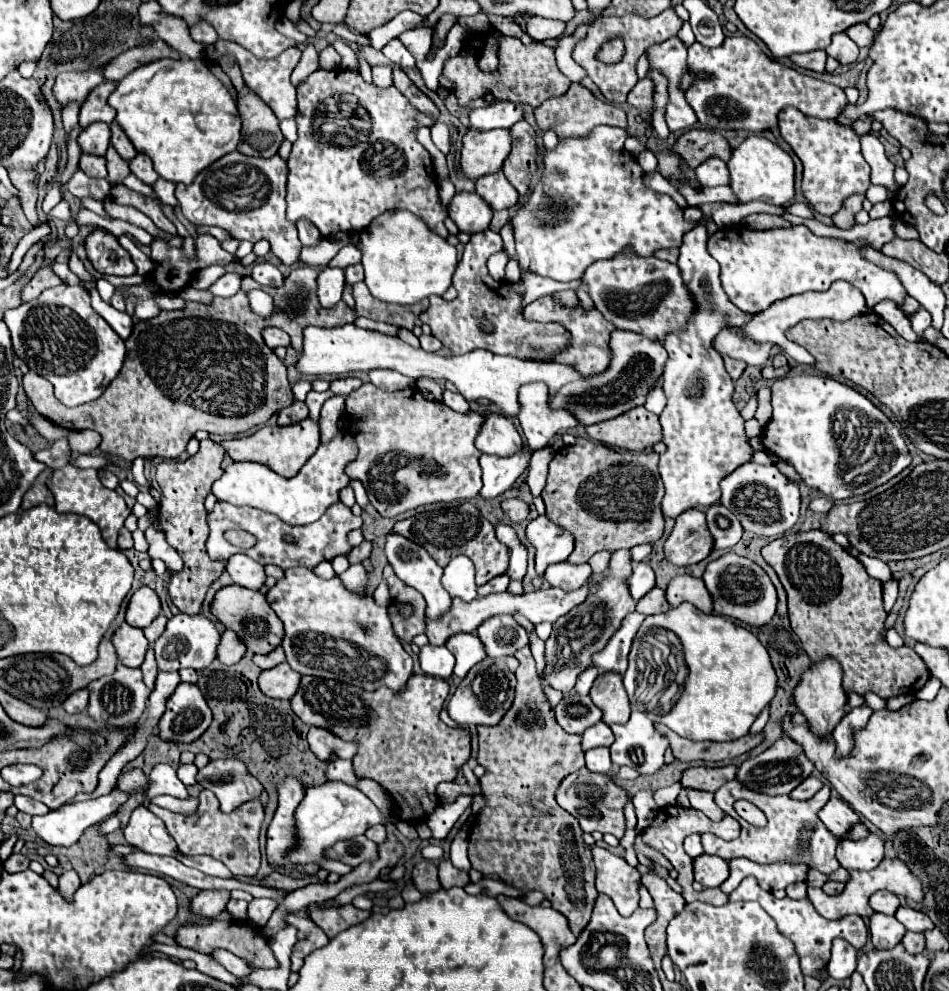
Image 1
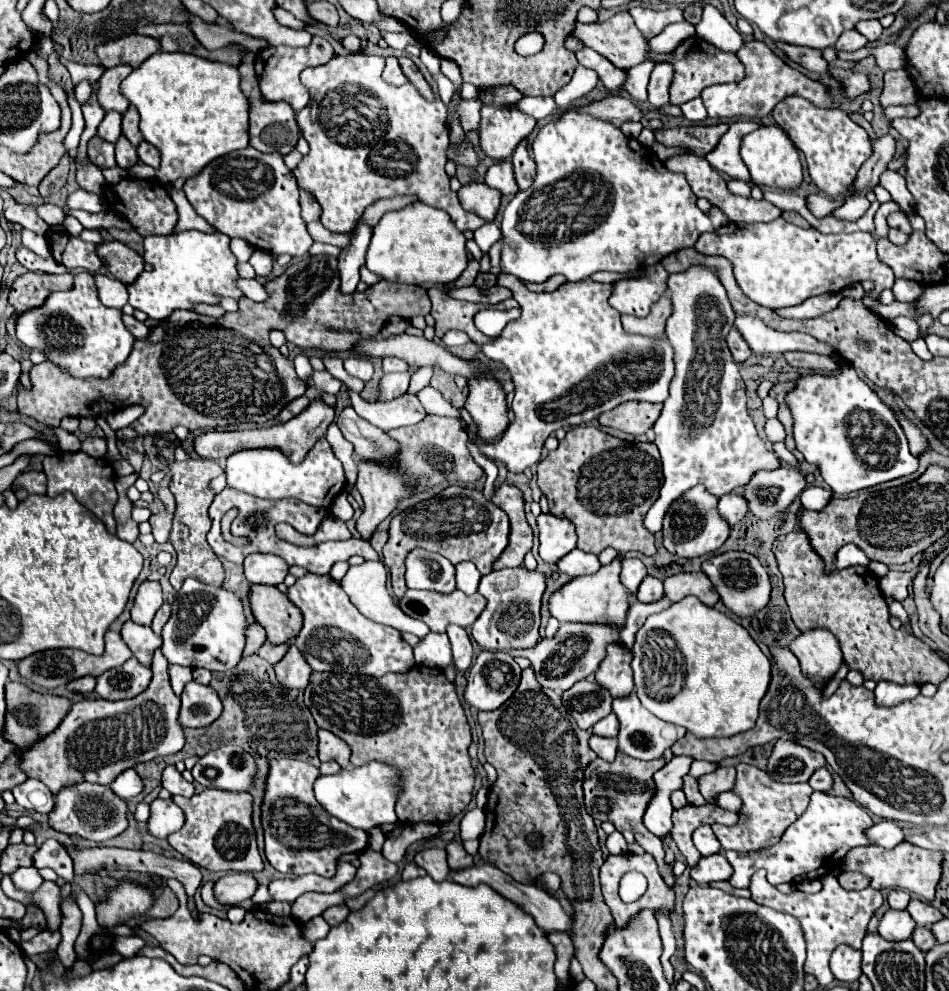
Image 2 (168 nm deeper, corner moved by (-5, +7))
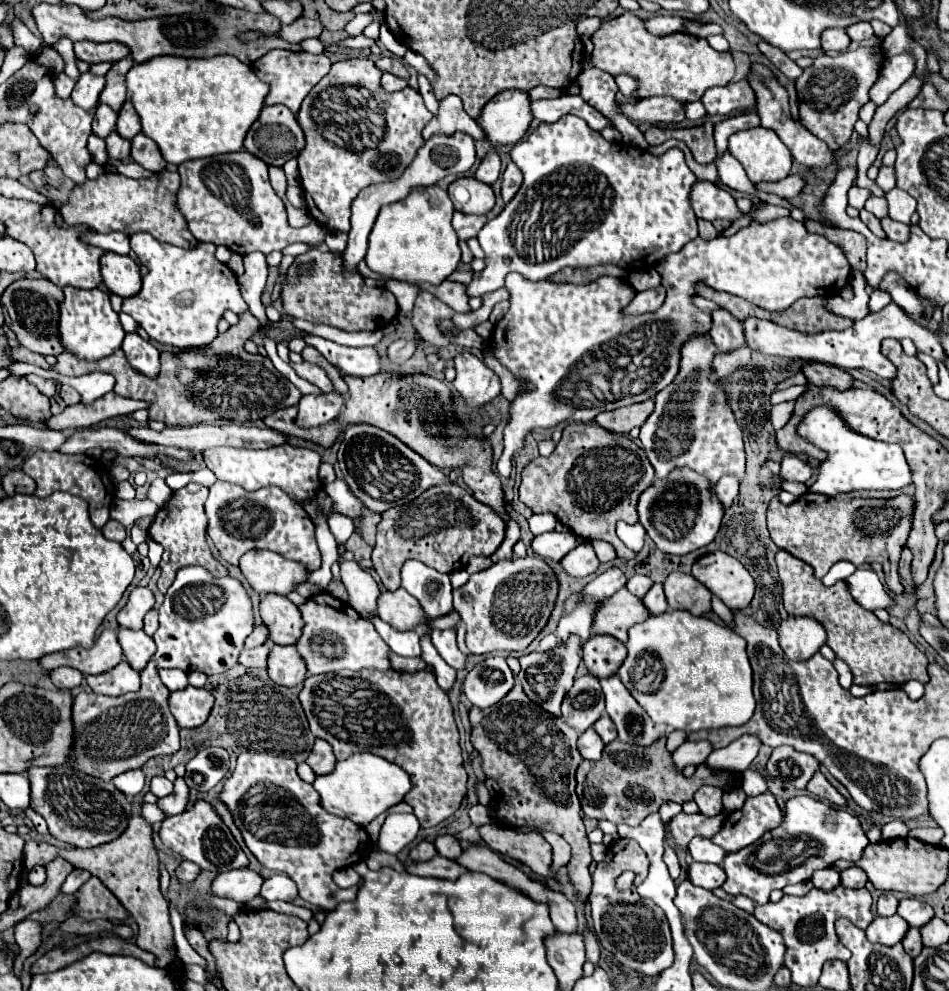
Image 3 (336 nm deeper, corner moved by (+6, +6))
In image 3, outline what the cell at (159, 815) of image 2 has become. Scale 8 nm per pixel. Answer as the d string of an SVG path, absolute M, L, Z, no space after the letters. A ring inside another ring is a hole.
M178 777L174 781L174 793L170 793L164 799L158 799L158 805L164 809L164 813L168 817L176 815L176 813L184 813L186 805L188 805L188 785L182 777Z

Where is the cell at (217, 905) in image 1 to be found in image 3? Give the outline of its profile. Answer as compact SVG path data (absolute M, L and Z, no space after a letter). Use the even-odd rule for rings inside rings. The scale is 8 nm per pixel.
M234 869L220 873L212 883L212 893L218 897L234 899L242 905L250 903L258 893L264 879L252 869Z

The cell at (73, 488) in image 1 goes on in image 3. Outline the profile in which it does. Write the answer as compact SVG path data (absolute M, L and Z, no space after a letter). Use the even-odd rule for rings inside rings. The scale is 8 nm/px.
M36 451L32 457L28 457L22 465L24 473L30 475L36 481L36 497L48 497L54 491L66 491L70 495L78 495L82 499L88 501L90 505L90 519L94 523L94 527L102 529L106 525L106 521L110 519L108 511L110 505L114 501L114 483L110 477L108 467L88 455L62 455L58 451Z

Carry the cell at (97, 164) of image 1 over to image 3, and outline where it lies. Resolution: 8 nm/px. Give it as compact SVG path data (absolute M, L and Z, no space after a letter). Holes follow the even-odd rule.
M90 135L90 137L88 137L88 151L92 153L94 163L106 165L108 153L106 153L106 143L104 143L104 139L100 139L100 137L96 137L96 135Z

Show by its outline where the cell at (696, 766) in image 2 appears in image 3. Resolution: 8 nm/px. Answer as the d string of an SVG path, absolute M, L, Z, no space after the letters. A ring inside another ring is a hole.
M744 735L736 741L732 741L724 749L712 751L712 755L706 759L710 767L716 769L732 769L732 771L746 771L752 763L752 759L758 755L762 741L756 735Z

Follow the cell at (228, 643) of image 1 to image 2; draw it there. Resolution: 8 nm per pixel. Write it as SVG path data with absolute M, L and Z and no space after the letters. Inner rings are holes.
M249 624L247 632L245 632L245 654L243 656L251 656L251 652L255 652L261 644L265 642L265 630L259 624Z

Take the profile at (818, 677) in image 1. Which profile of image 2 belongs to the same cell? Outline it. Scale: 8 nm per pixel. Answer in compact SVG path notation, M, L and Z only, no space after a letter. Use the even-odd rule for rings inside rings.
M809 630L791 642L791 652L801 662L801 672L821 690L843 666L837 638L829 630Z

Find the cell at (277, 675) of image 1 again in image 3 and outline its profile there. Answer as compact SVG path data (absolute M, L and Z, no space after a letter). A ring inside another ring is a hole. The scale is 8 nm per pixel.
M272 645L268 655L268 675L282 687L300 685L306 679L306 665L296 647Z

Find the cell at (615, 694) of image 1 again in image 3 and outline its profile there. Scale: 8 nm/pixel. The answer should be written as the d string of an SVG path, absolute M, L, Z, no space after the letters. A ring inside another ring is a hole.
M592 635L582 645L582 657L588 671L598 679L604 679L620 669L626 657L626 645L608 635Z

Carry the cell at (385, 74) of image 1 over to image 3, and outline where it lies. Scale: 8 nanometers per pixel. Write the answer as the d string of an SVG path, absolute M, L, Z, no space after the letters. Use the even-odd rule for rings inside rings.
M384 73L382 75L382 87L386 89L386 91L400 91L400 89L404 89L408 83L404 81L404 79L400 79L400 77L396 77L396 75L392 75L392 73Z

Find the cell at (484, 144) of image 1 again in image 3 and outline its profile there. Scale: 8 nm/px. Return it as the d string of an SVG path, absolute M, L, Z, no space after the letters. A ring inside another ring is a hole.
M510 89L484 107L478 125L486 131L486 139L492 145L514 145L524 137L532 119L528 93Z

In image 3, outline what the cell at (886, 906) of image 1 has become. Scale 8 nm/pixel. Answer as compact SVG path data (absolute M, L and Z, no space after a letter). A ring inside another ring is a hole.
M884 893L876 901L876 913L882 915L882 917L894 915L896 913L896 907L898 907L898 901L896 901L896 897L892 893Z

